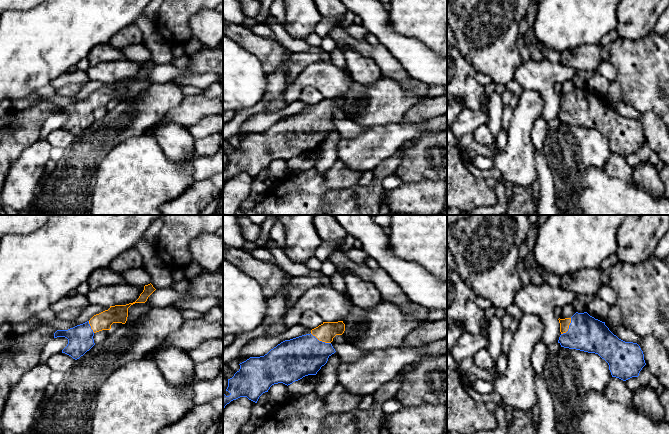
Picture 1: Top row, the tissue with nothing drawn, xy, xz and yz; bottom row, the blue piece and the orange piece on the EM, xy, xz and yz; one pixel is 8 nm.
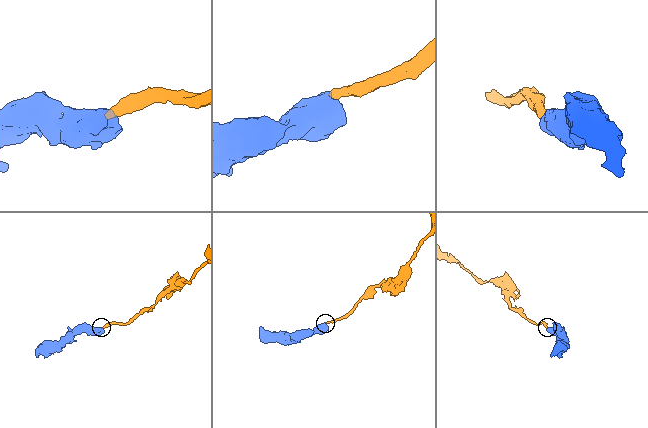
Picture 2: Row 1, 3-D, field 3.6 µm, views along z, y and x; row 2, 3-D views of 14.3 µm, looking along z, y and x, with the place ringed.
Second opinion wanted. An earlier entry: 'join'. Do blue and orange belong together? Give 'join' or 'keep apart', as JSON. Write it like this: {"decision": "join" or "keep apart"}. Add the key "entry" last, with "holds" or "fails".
{"decision": "join", "entry": "holds"}

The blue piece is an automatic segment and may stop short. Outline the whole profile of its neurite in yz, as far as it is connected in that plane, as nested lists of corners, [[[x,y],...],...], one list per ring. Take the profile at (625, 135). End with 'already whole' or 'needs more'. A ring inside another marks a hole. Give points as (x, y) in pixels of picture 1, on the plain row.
[[[576,88],[571,94],[558,95],[561,123],[598,130],[608,141],[612,153],[626,157],[638,153],[646,141],[637,119],[625,118],[602,98],[587,88]]]; needs more

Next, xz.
[[[343,97],[323,98],[318,103],[311,106],[310,110],[302,111],[290,116],[285,116],[271,125],[267,130],[260,133],[250,133],[240,139],[240,145],[234,152],[228,155],[226,167],[230,169],[226,172],[223,169],[223,186],[227,180],[240,173],[247,173],[257,179],[259,173],[268,168],[274,160],[283,159],[290,161],[295,157],[308,151],[316,151],[324,142],[328,134],[336,127],[331,118],[336,111],[342,111],[345,107]]]; needs more

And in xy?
[[[151,59],[145,61],[143,68],[135,78],[110,82],[108,86],[94,91],[83,100],[68,106],[57,106],[54,109],[54,114],[65,113],[68,115],[68,120],[62,126],[62,129],[71,132],[75,136],[79,135],[95,121],[93,112],[96,108],[110,106],[113,99],[125,100],[128,93],[128,84],[135,79],[145,79],[155,66]]]; needs more

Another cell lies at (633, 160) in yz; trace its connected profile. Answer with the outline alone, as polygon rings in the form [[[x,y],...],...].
[[[632,153],[626,156],[625,159],[633,169],[641,163],[638,153]]]

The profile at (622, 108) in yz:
[[[621,100],[616,104],[609,104],[609,106],[619,115],[625,118],[633,118],[638,120],[640,116],[640,113],[636,109],[634,109],[631,105],[626,103],[624,100]]]

